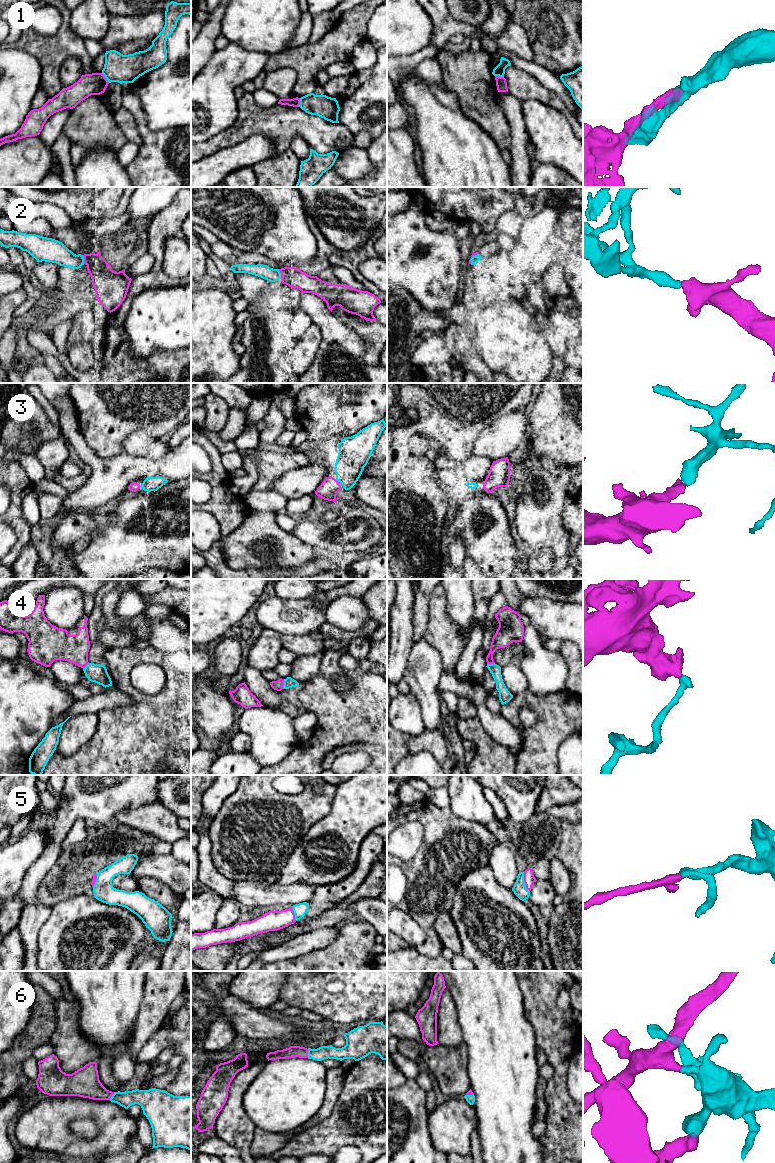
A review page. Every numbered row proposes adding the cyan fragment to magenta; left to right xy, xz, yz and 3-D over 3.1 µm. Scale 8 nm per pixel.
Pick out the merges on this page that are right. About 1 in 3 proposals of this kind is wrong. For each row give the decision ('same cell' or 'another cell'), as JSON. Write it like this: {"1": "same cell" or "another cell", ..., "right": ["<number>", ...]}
{"1": "another cell", "2": "same cell", "3": "same cell", "4": "another cell", "5": "same cell", "6": "same cell", "right": ["2", "3", "5", "6"]}

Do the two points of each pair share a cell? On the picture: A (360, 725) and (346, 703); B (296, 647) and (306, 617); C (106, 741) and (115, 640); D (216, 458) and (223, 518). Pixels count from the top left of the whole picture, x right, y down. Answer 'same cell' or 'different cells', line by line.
A: same cell
B: different cells
C: different cells
D: same cell

